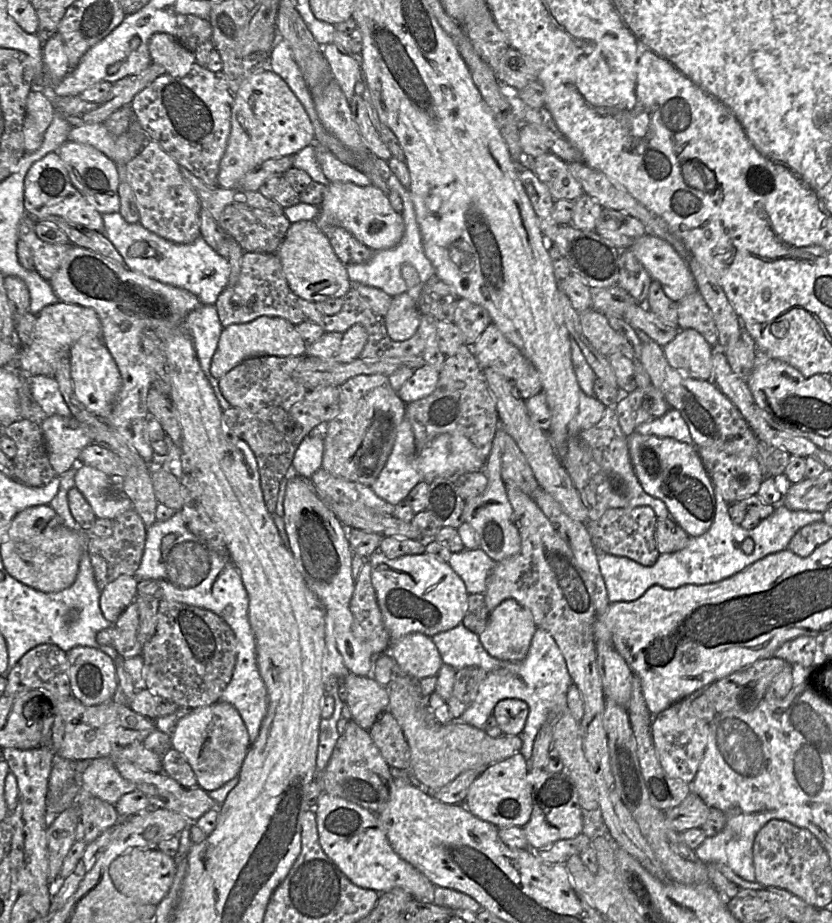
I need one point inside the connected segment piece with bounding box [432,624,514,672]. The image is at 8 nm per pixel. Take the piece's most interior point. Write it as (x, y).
(459, 647)

